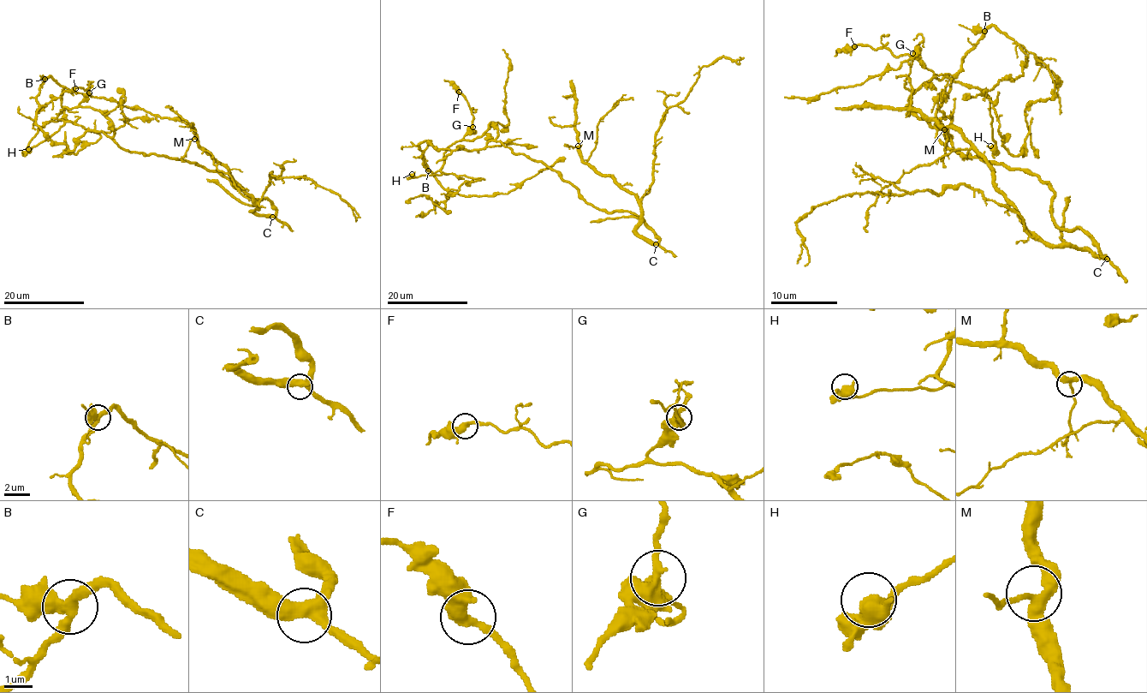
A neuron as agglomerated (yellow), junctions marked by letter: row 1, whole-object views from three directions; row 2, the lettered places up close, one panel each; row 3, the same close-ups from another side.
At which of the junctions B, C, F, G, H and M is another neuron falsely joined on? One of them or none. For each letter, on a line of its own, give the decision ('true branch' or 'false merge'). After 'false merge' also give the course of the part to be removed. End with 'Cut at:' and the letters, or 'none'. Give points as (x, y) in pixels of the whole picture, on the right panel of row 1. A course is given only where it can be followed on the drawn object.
B: true branch
C: true branch
F: true branch
G: true branch
H: true branch
M: true branch
Cut at: none

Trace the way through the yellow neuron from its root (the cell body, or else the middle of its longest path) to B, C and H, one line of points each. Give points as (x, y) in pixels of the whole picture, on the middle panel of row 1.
B: (570, 182), (541, 162), (495, 140), (473, 150), (436, 149), (424, 140), (420, 157), (428, 170)
C: (570, 182), (594, 206), (609, 212), (630, 211), (638, 216), (659, 238), (656, 244)
H: (570, 182), (497, 142), (495, 125), (448, 149), (440, 170), (448, 173), (412, 174)

